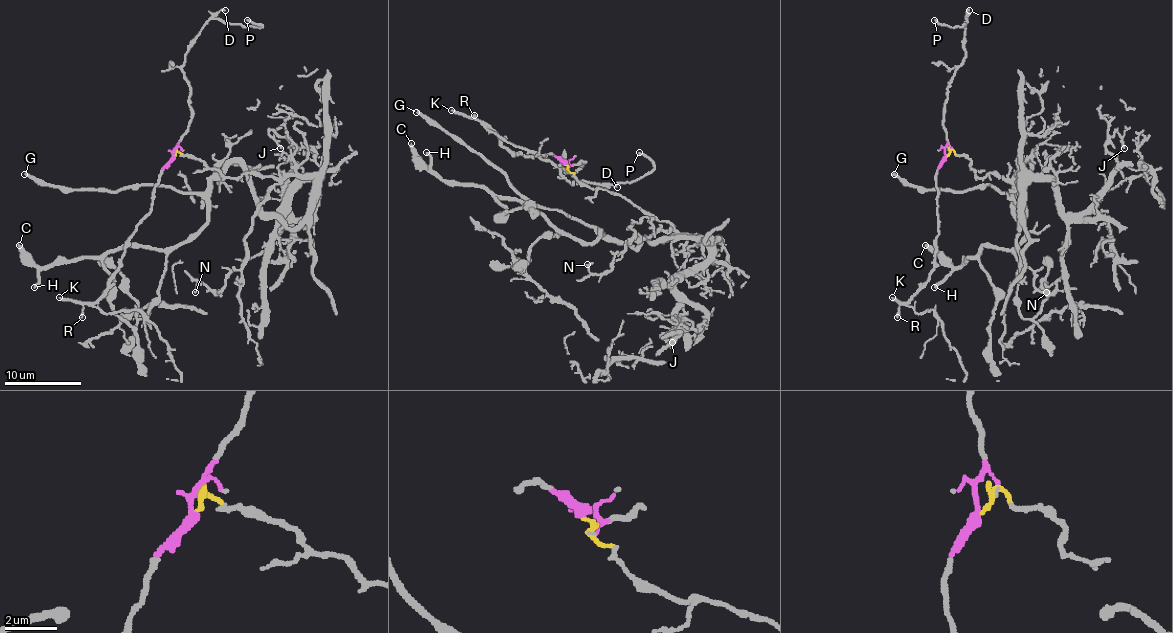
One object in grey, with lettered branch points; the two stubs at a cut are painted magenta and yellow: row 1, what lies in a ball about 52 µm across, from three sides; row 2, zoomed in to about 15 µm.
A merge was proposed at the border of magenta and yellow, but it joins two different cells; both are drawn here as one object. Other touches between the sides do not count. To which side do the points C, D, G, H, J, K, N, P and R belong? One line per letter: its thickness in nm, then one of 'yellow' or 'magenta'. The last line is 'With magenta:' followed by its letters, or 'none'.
C: 320 nm thick; yellow
D: 70 nm thick; magenta
G: 280 nm thick; yellow
H: 240 nm thick; yellow
J: 110 nm thick; yellow
K: 200 nm thick; magenta
N: 110 nm thick; yellow
P: 190 nm thick; magenta
R: 150 nm thick; magenta
With magenta: D, K, P, R

